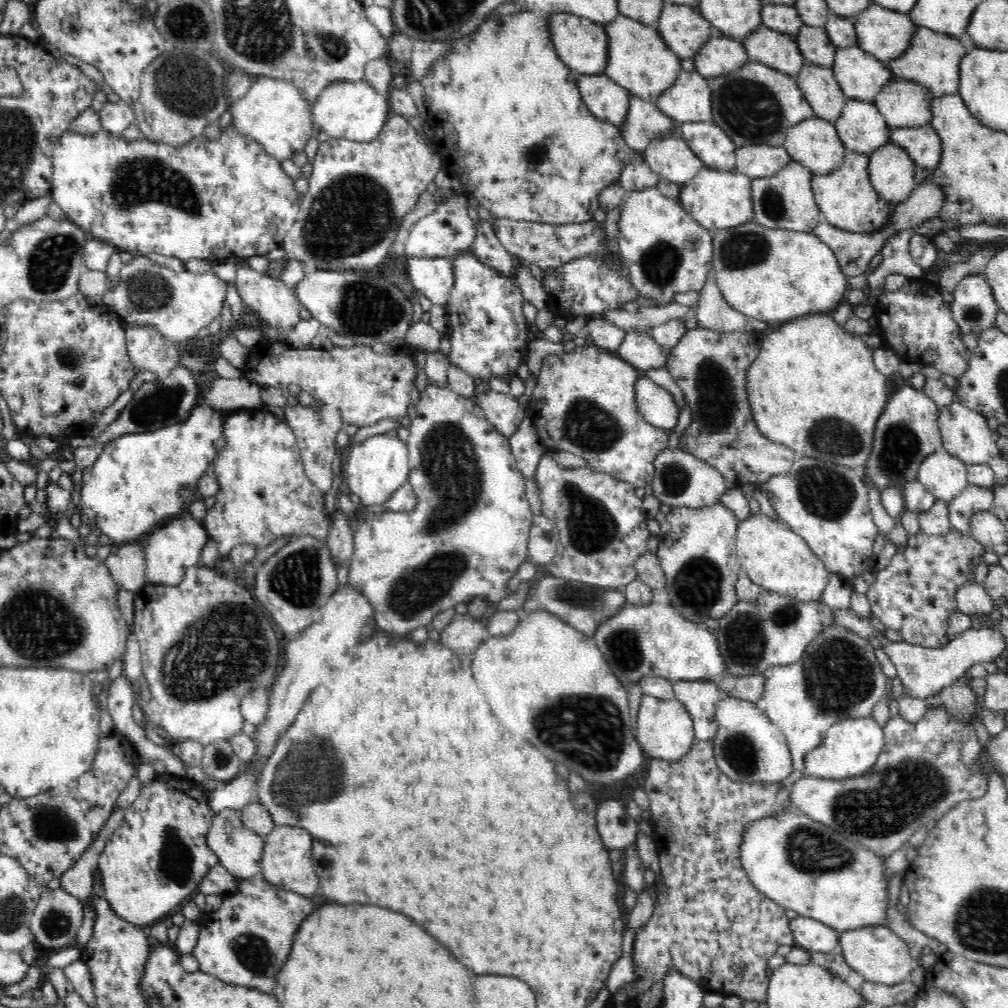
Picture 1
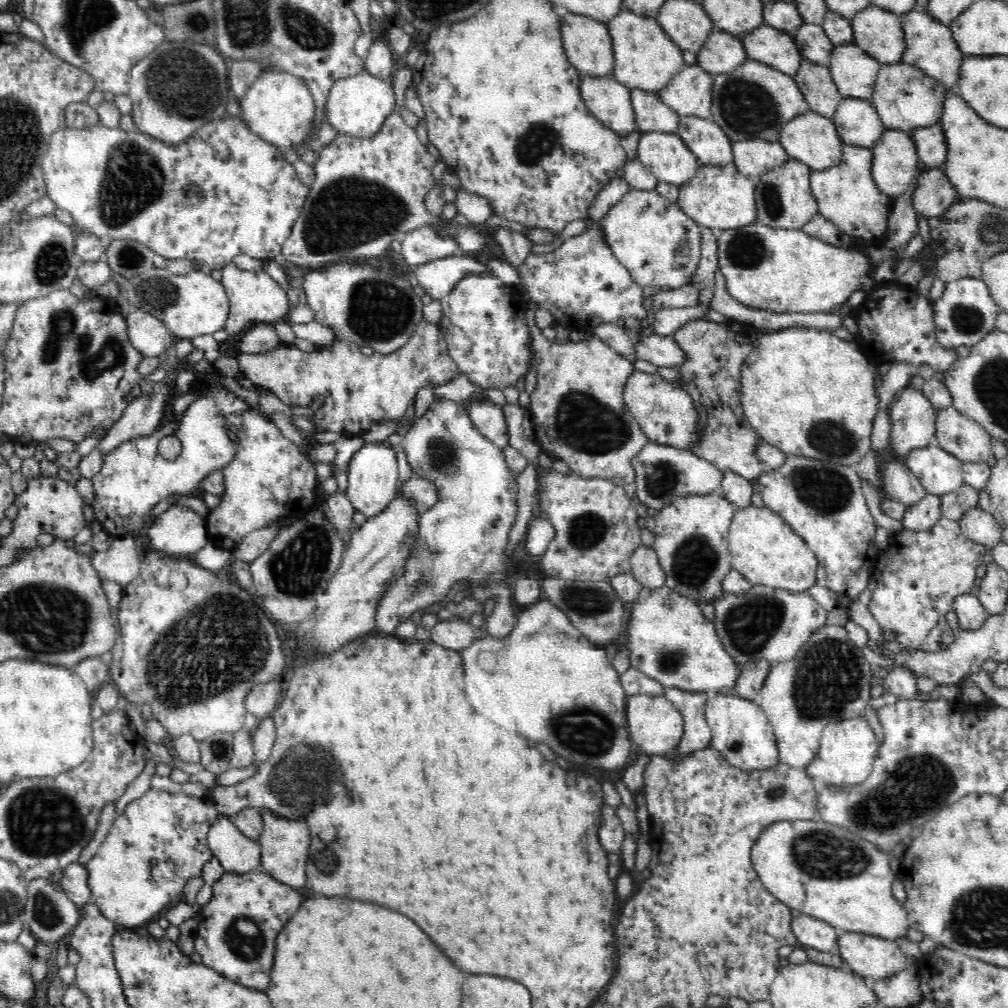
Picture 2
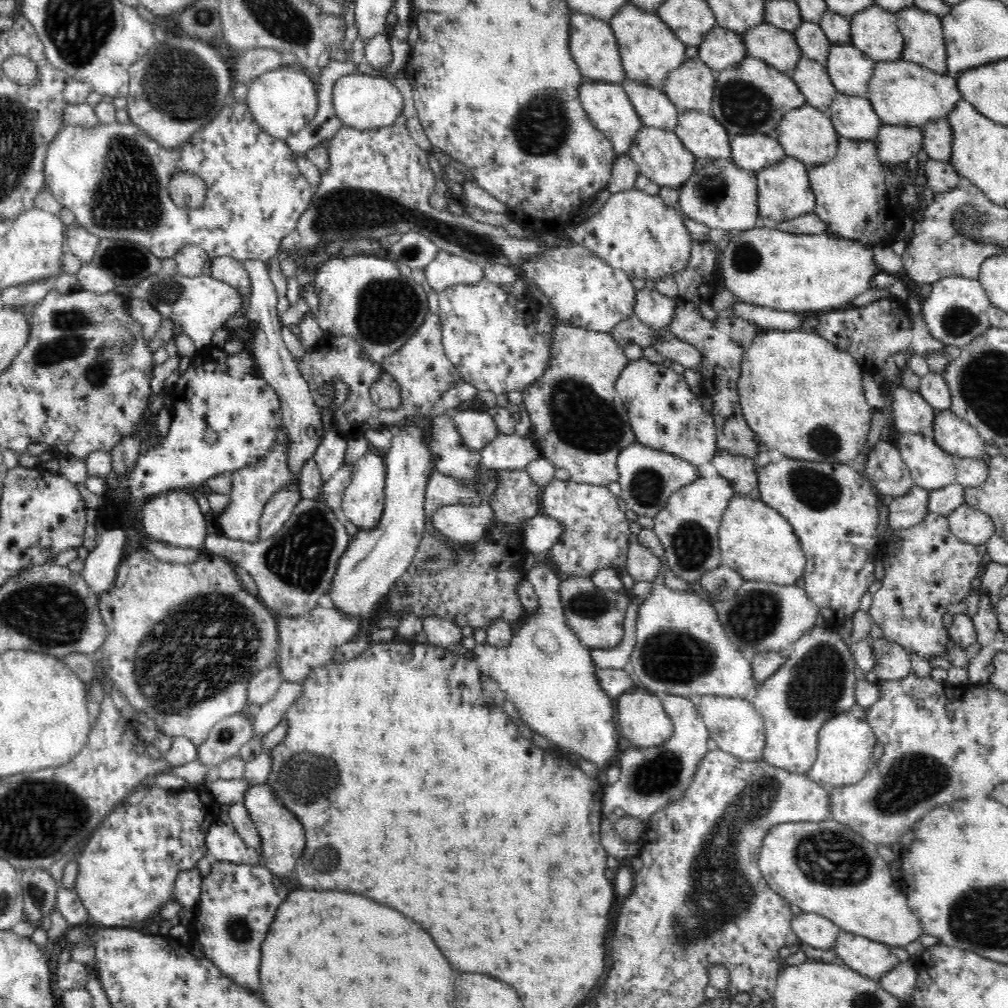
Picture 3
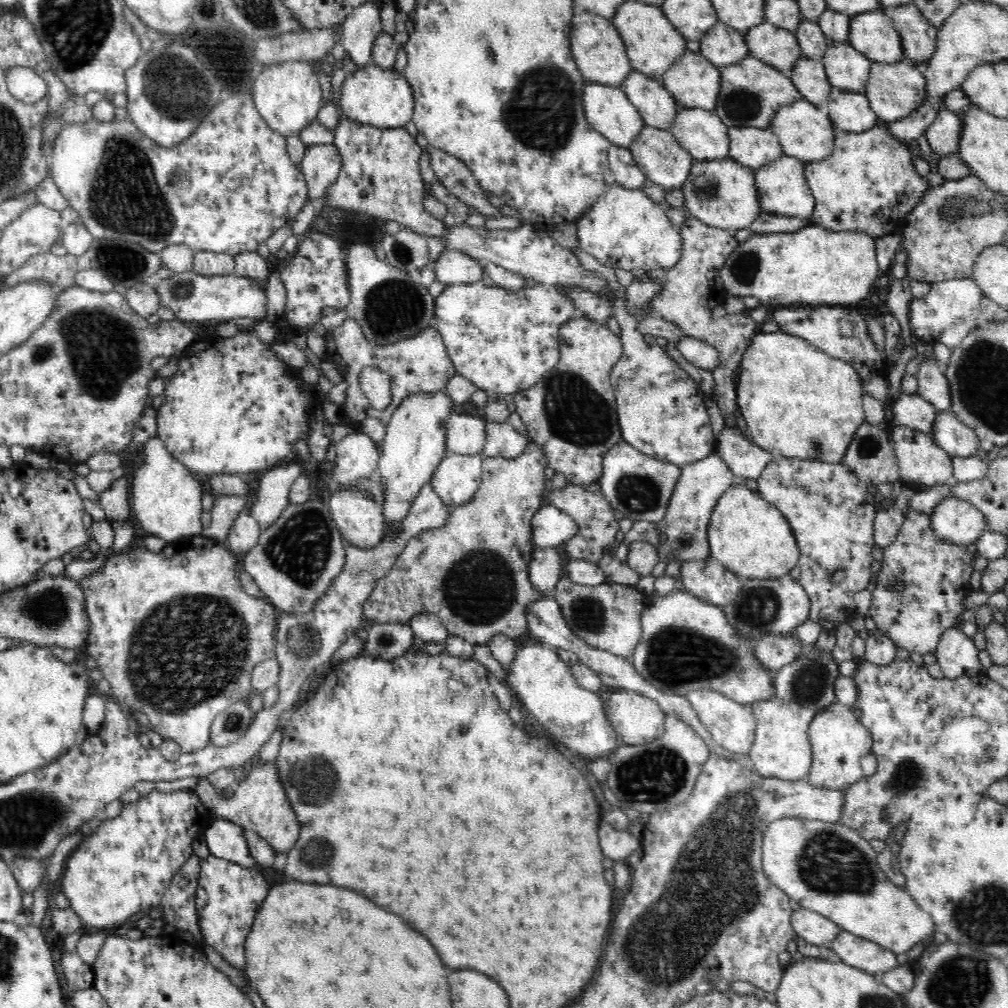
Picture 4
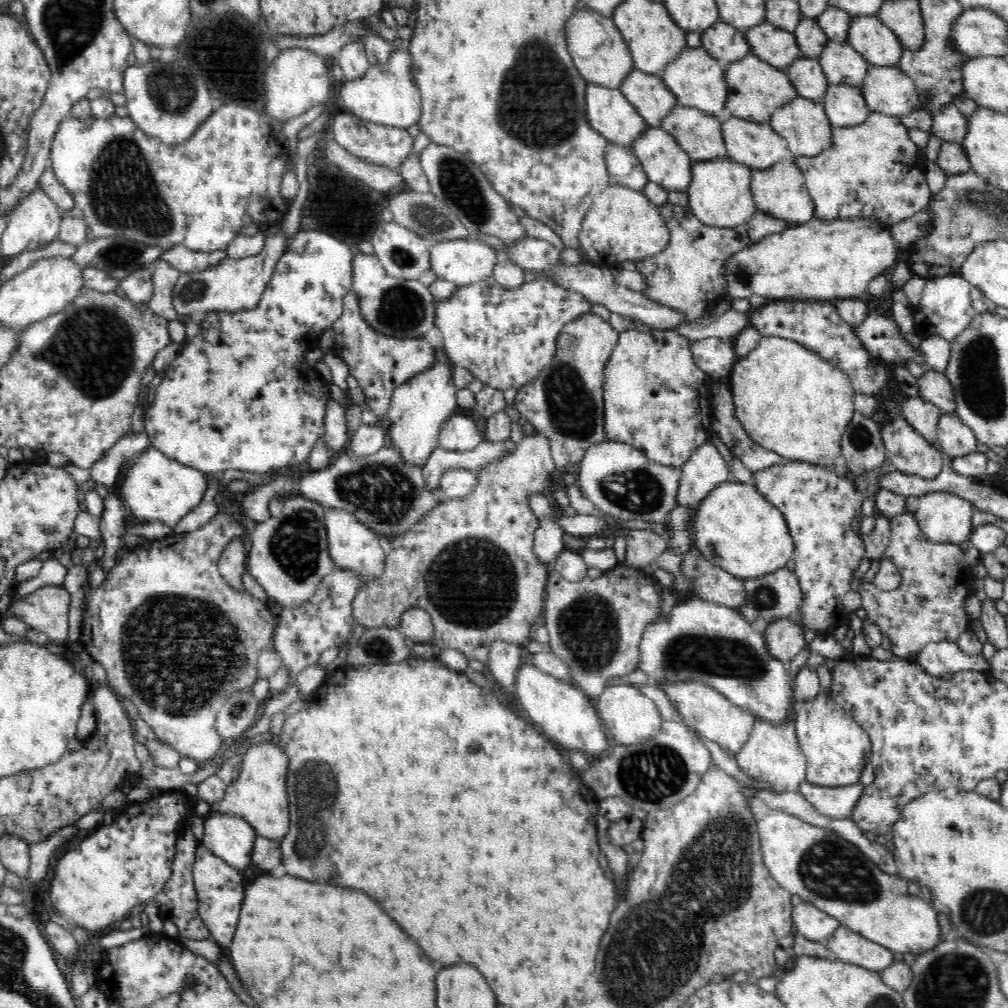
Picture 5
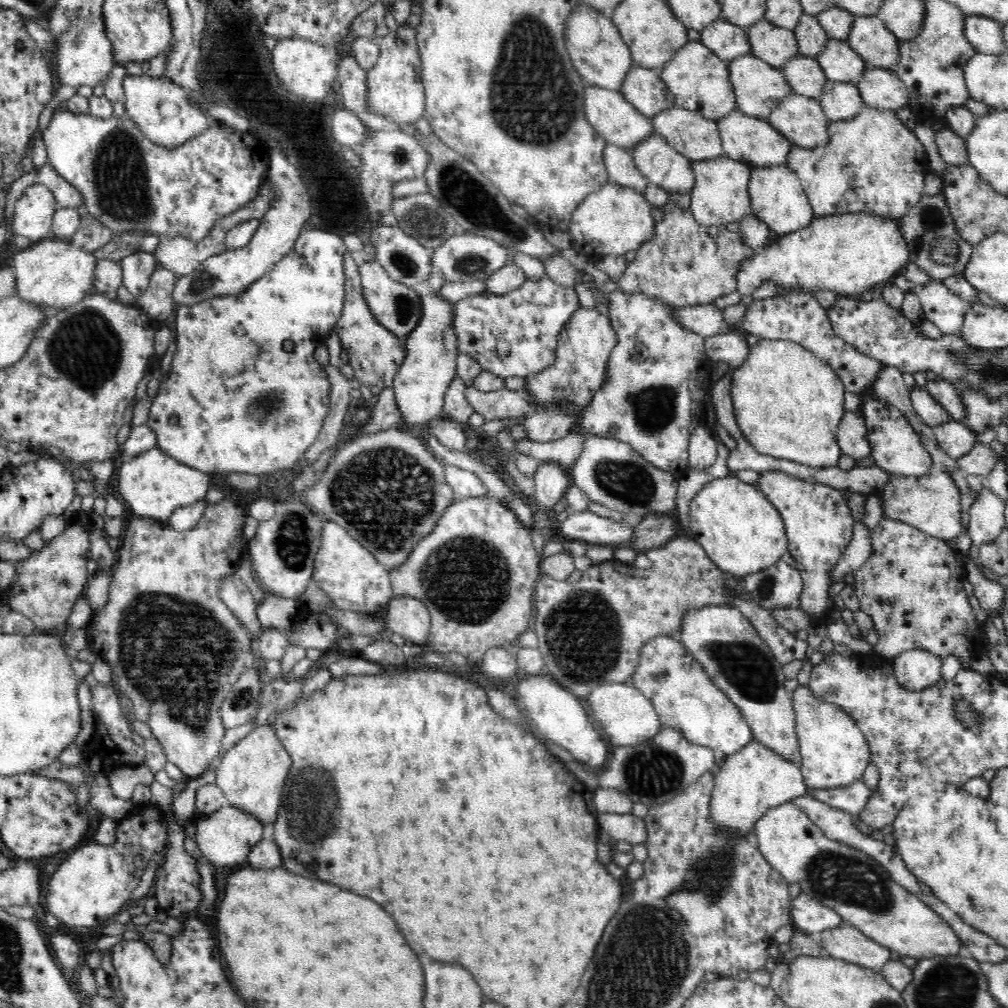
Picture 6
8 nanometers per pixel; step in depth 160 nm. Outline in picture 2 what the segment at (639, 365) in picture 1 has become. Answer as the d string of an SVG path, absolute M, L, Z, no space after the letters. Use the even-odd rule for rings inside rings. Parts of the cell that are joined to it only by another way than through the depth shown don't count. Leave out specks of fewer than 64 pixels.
M647 330L645 336L633 346L635 358L662 368L678 368L686 360L685 352L673 337L660 336Z

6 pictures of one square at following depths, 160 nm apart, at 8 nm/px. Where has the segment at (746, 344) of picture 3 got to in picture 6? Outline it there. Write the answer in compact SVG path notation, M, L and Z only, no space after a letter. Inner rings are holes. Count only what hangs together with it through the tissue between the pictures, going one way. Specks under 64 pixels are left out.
M674 197L662 209L663 220L655 225L654 235L636 250L634 260L616 280L619 289L653 296L678 310L712 305L717 298L735 292L738 270L754 250L744 244L738 233L727 230L726 225L702 226L692 211L680 207Z

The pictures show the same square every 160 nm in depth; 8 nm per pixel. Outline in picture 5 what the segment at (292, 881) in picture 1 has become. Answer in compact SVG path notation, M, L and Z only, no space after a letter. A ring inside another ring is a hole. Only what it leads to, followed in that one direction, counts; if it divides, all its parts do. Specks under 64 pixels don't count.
M277 740L263 741L259 744L251 744L246 749L246 752L241 755L237 761L237 771L234 775L234 781L228 786L224 798L218 805L214 806L211 812L221 811L222 814L238 814L250 823L257 831L257 836L269 838L280 842L283 836L287 833L287 828L290 826L290 813L288 812L288 797L287 797L287 773L289 770L289 758L284 750L278 746Z

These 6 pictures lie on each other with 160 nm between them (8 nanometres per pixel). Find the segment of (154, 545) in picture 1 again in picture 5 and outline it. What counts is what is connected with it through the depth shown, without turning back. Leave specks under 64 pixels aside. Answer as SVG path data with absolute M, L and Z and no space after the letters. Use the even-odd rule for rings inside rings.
M148 447L132 459L120 486L120 497L137 522L162 522L174 530L184 516L191 513L207 489L208 476L181 462L168 458L156 447Z

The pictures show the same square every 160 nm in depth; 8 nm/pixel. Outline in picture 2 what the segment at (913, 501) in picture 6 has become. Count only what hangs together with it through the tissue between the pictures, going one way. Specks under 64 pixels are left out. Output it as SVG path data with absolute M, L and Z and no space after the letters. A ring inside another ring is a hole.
M978 507L968 510L958 522L963 536L976 544L992 548L1003 542L1002 529L999 528L998 521Z

